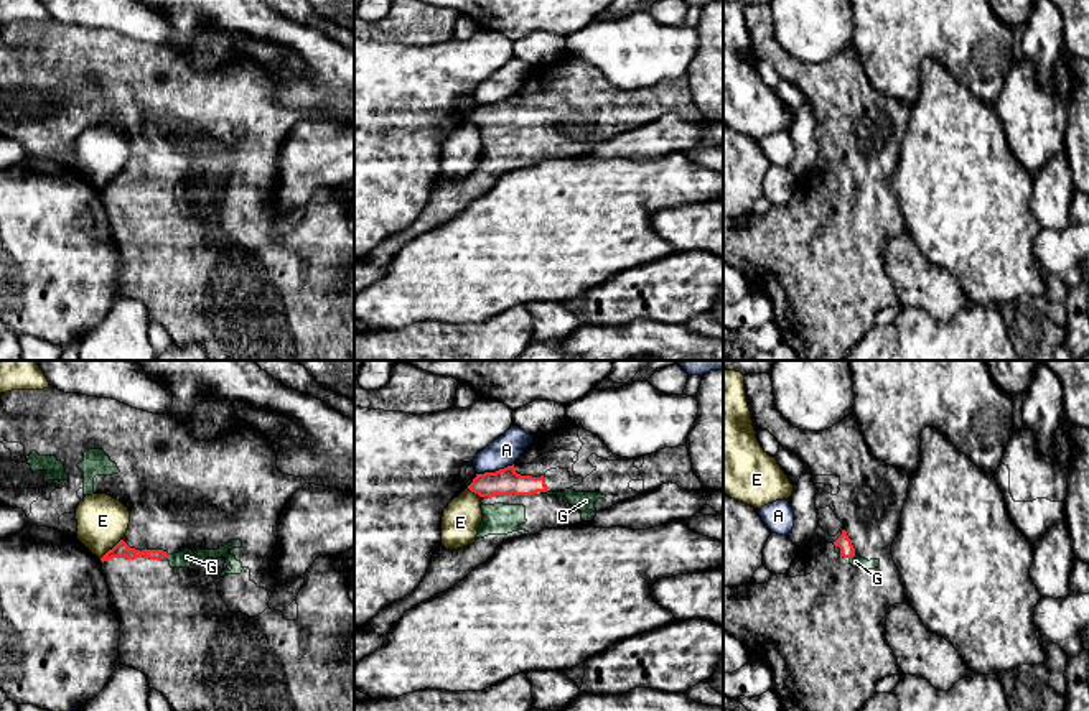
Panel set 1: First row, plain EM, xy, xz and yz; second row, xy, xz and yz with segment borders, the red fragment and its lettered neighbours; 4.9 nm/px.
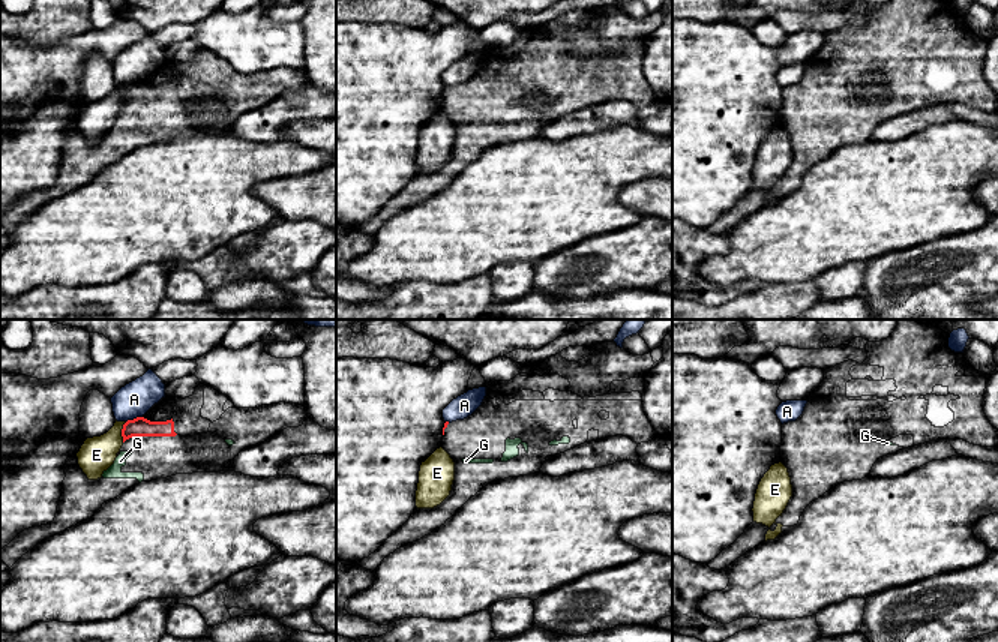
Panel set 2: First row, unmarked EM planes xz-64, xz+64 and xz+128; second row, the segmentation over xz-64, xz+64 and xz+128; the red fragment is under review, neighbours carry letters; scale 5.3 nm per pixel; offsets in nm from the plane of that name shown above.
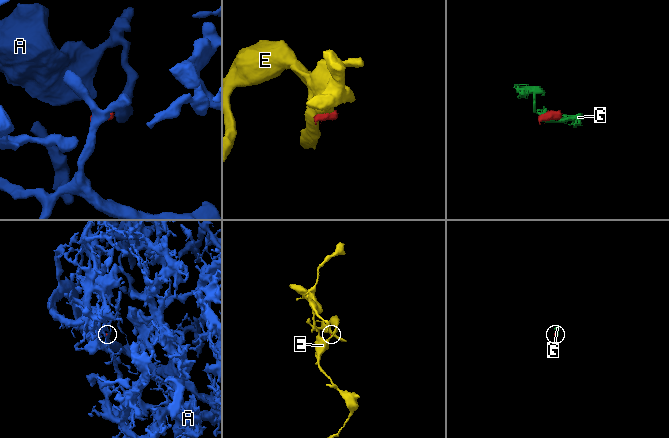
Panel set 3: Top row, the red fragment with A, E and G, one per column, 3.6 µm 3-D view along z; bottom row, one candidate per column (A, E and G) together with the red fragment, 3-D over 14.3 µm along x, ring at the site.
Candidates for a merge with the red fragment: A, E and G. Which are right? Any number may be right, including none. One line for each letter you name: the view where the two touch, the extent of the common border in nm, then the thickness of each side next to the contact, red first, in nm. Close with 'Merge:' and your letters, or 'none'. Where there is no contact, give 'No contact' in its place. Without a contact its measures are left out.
G: Touches red in yz. Shared border 40 nm. Thickness 70 nm (red) against 60 nm
Merge: G

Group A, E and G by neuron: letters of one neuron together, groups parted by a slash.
A / E / G

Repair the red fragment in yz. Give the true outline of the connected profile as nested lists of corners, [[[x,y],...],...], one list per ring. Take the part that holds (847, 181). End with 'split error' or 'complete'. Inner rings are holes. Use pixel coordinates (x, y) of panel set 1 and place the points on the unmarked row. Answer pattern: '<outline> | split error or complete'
[[[769,5],[745,7],[745,23],[755,61],[768,61],[781,77],[797,86],[812,104],[819,156],[784,206],[764,216],[723,217],[723,260],[740,272],[751,290],[763,291],[773,304],[771,321],[802,360],[844,360],[863,334],[876,324],[881,309],[898,306],[898,291],[886,272],[886,244],[906,232],[900,202],[891,188],[901,142],[908,130],[906,102],[876,91],[868,81],[853,46],[824,63],[794,59],[774,36]]] | split error

